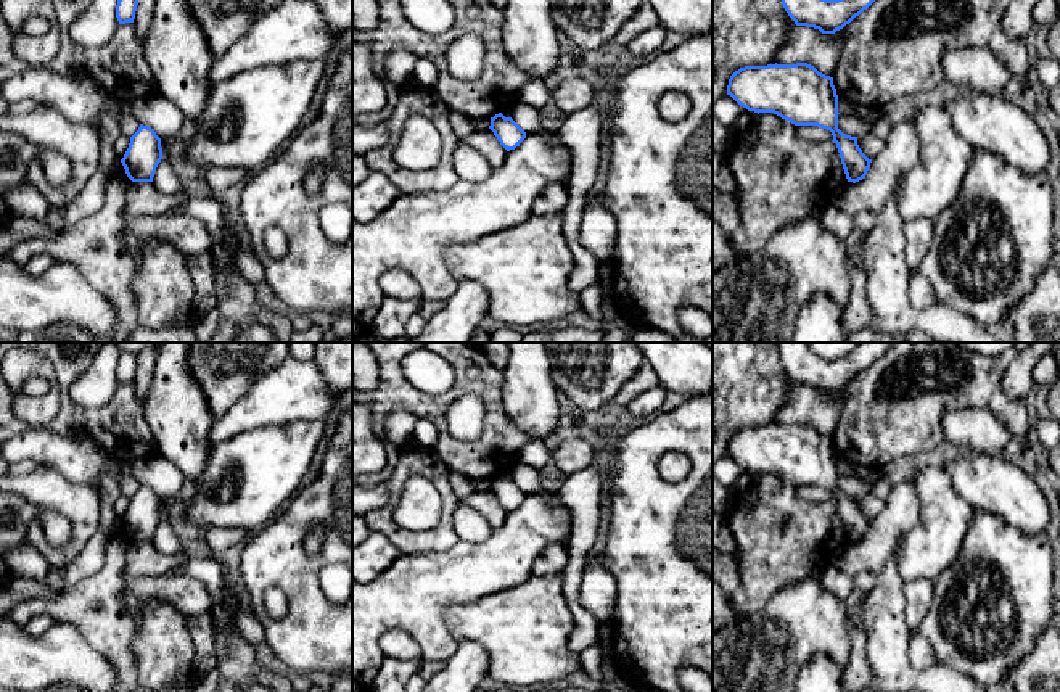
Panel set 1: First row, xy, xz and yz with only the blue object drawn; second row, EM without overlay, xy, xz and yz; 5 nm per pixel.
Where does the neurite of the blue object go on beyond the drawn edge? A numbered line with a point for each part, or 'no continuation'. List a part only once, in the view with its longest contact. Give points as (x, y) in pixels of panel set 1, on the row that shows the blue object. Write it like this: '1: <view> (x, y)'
no continuation

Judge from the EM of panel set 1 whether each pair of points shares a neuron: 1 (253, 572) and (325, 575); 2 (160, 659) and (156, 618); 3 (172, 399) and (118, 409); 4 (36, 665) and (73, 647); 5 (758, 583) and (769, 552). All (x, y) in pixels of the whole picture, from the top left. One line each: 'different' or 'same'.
1: different
2: same
3: different
4: same
5: same

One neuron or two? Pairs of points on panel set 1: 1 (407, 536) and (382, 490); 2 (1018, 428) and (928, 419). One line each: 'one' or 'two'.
1: two
2: one

